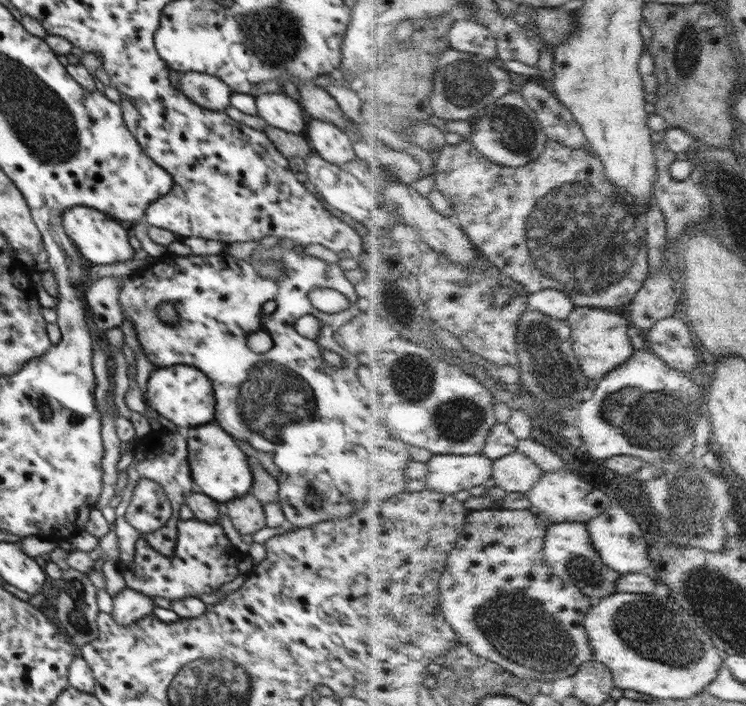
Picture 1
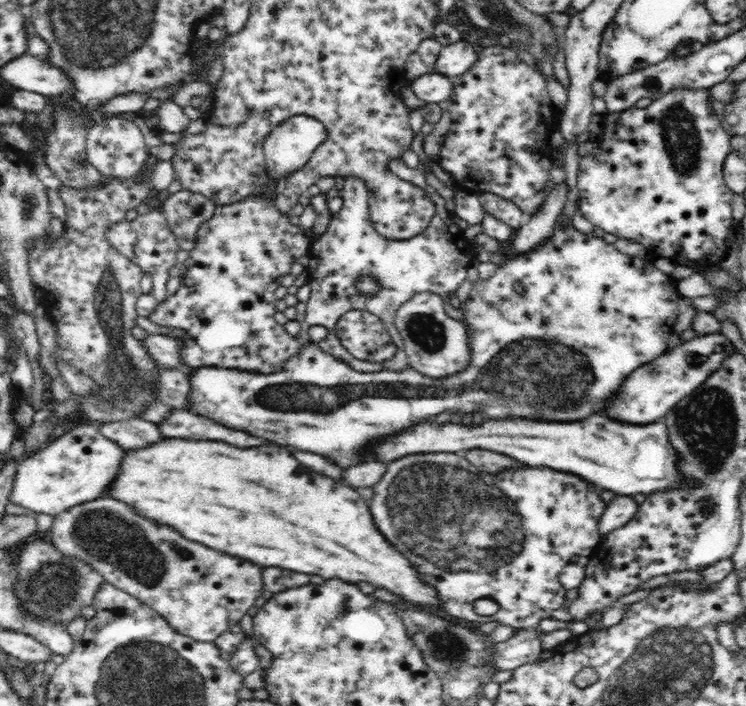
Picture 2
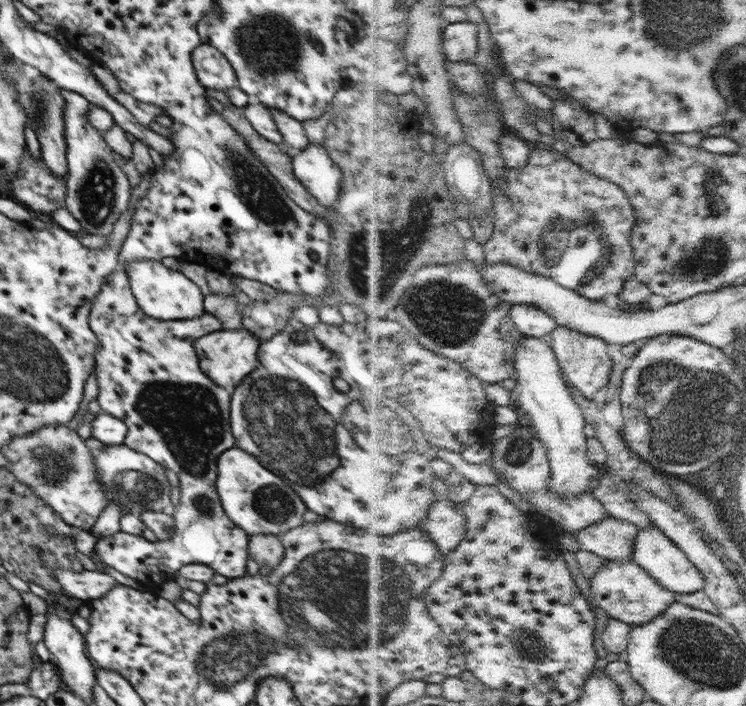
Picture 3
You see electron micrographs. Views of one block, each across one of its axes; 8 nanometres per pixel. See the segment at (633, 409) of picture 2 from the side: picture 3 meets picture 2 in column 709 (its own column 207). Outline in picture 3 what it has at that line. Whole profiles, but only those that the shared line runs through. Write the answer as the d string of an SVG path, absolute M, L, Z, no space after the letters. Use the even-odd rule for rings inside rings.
M223 328L206 334L195 342L200 368L213 383L216 382L216 386L224 386L230 395L234 393L234 389L242 382L242 379L257 367L259 348L260 342L246 328Z

